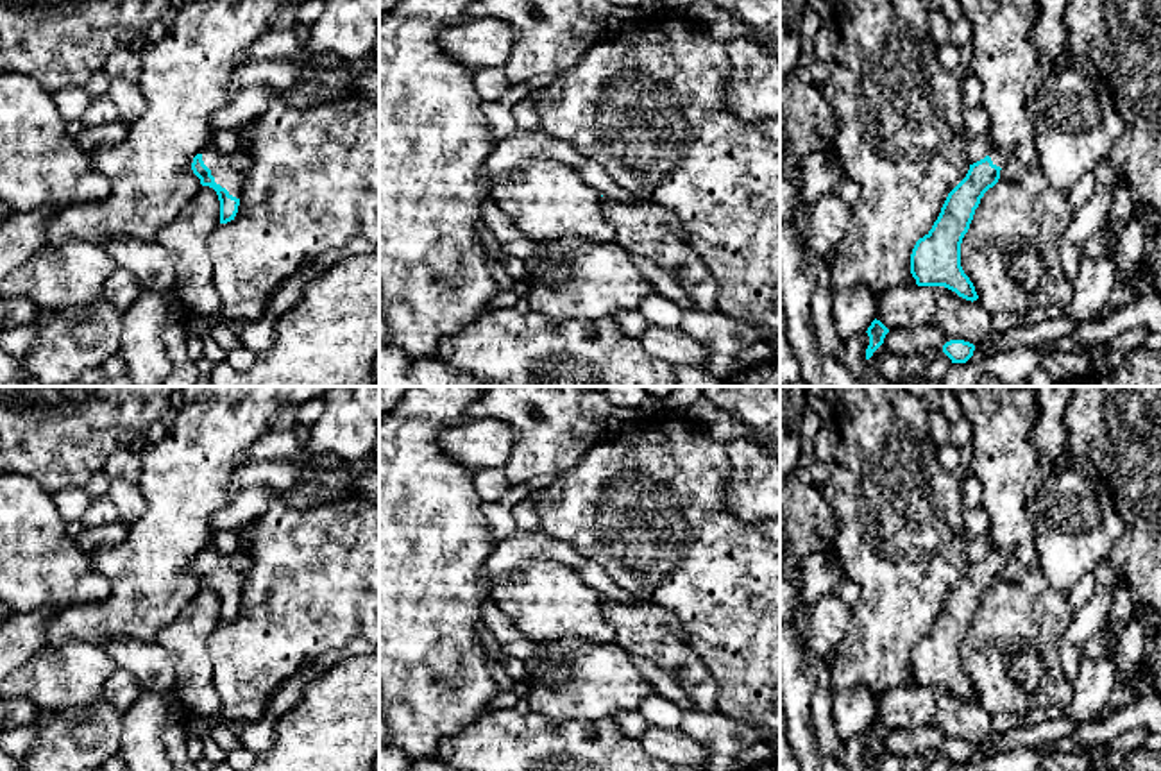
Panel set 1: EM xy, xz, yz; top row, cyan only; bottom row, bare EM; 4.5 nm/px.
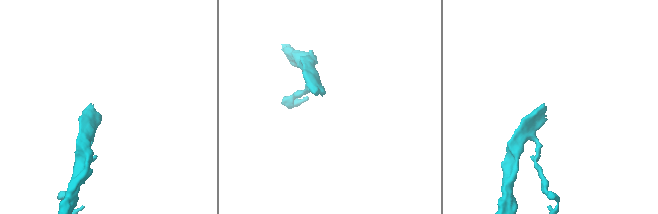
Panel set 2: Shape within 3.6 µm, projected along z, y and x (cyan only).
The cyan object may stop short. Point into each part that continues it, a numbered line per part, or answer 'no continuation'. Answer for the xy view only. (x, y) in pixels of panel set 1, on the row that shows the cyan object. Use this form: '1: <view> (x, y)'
1: xy (228, 169)

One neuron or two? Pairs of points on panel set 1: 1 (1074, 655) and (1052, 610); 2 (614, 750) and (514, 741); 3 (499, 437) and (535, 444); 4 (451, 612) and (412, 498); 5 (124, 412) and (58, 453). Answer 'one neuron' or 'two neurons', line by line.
1: two neurons
2: one neuron
3: two neurons
4: one neuron
5: one neuron

